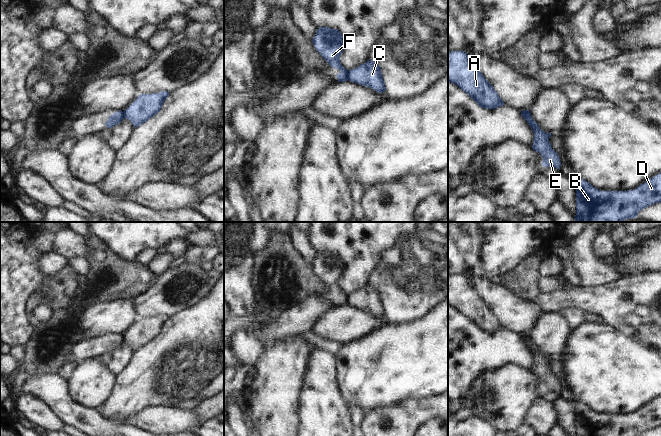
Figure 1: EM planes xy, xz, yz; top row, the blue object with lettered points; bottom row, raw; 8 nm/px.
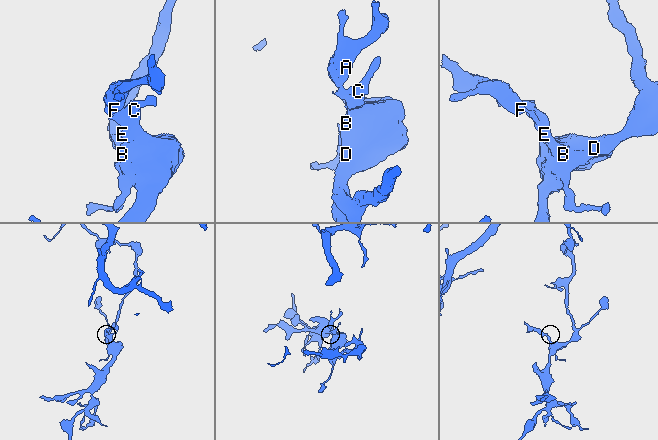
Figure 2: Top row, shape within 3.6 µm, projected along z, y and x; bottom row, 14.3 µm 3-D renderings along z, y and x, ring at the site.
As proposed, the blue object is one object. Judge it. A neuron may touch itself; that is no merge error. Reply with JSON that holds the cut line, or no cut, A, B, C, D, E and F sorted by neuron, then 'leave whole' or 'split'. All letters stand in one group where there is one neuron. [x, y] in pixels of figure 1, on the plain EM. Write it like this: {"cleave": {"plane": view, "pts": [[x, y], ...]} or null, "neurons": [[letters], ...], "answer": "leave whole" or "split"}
{"cleave": {"plane": "xz", "pts": [[349, 295], [347, 303]]}, "neurons": [["A", "F"], ["B", "C", "D", "E"]], "answer": "split"}

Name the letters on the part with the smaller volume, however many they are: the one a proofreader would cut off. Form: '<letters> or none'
A, F

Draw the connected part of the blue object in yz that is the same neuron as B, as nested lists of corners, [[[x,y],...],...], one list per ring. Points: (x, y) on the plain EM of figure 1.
[[[661,396],[629,415],[601,415],[579,401],[574,404],[576,436],[639,436],[661,426]]]

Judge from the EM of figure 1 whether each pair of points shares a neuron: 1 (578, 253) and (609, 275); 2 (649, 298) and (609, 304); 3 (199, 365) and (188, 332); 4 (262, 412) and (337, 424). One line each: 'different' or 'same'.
1: same
2: same
3: same
4: different

